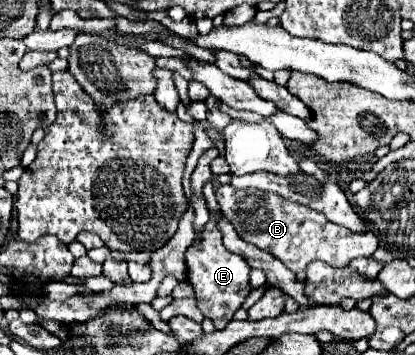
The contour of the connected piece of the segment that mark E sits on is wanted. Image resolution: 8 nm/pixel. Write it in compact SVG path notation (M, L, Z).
M213 220L207 222L203 230L203 240L199 244L193 244L185 252L185 258L187 258L187 280L195 290L201 314L213 320L215 330L223 330L227 322L233 320L233 314L243 306L245 298L253 290L249 284L249 272L251 272L249 264L241 256L225 250L221 240L221 230L217 230L217 222Z

